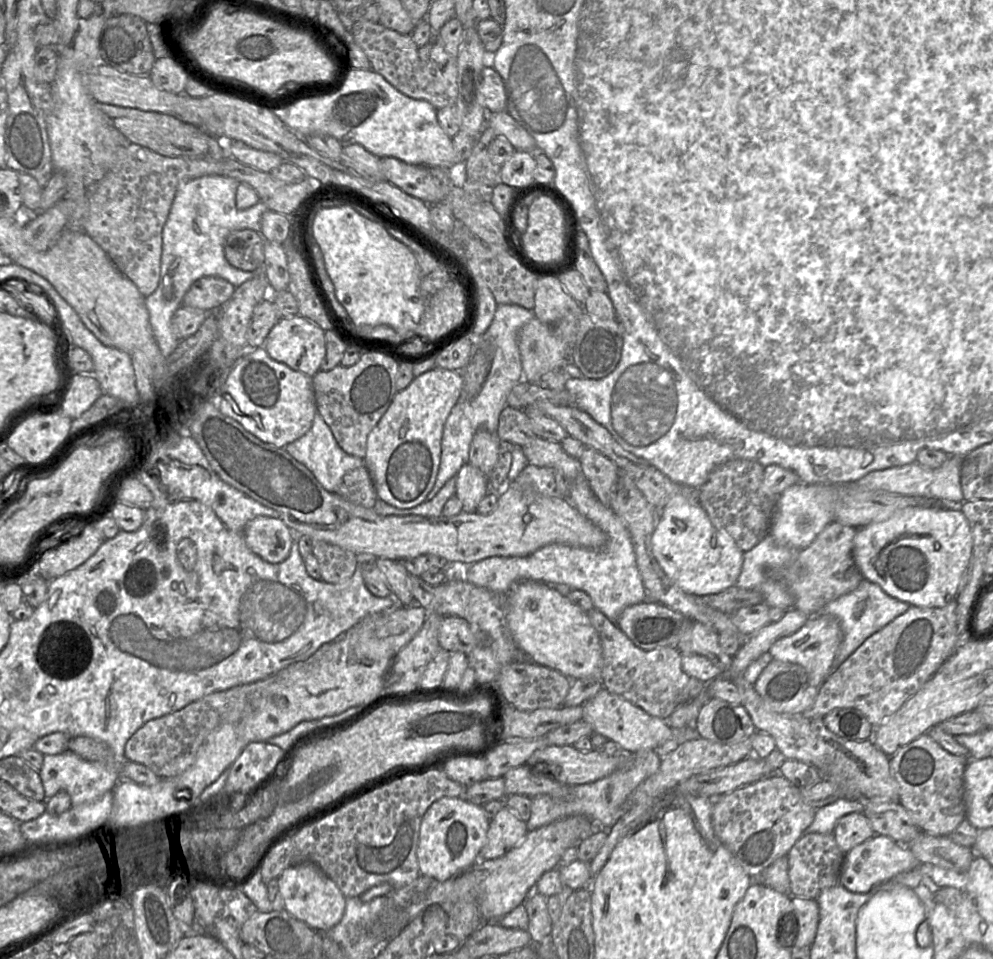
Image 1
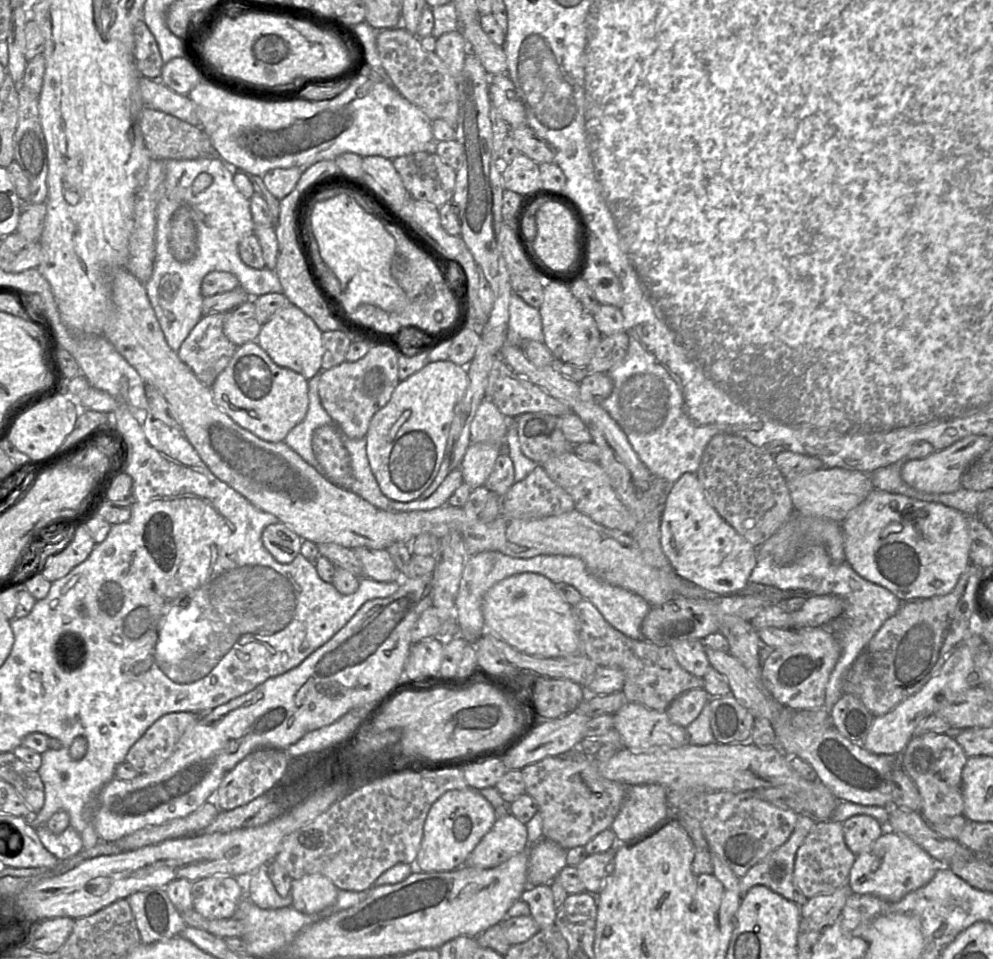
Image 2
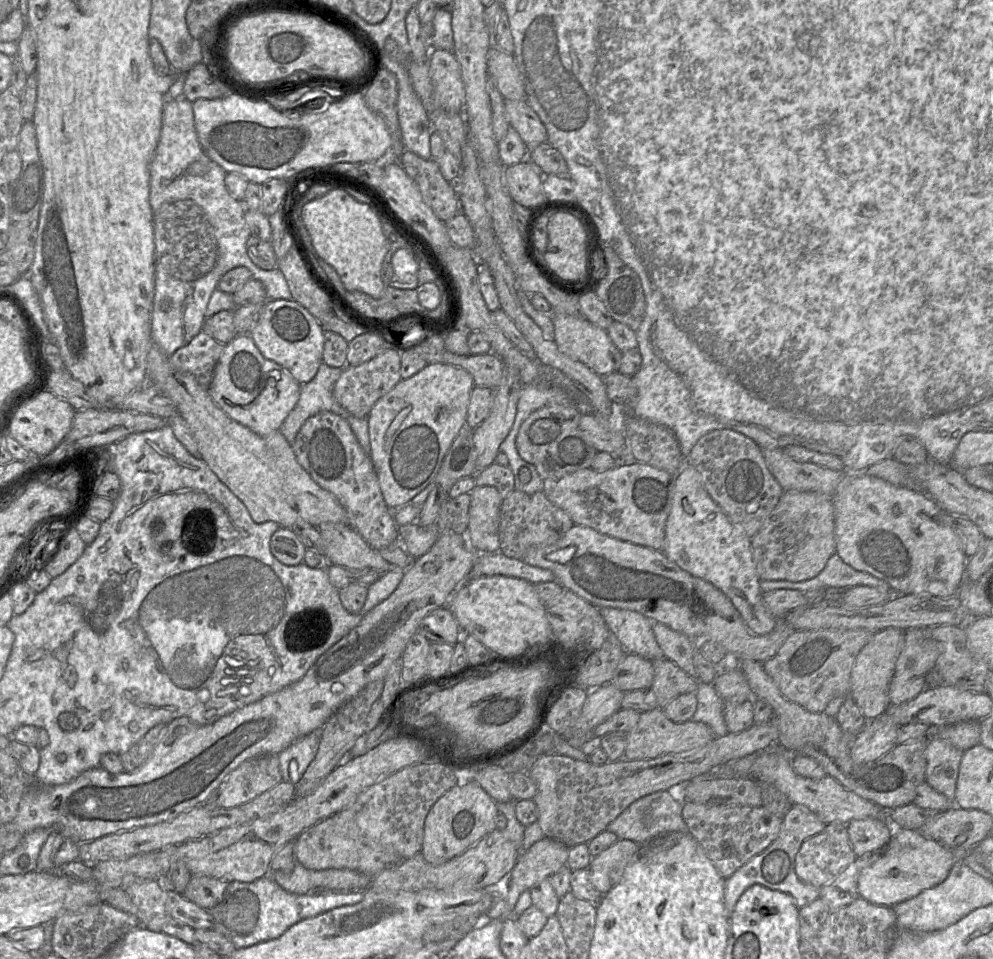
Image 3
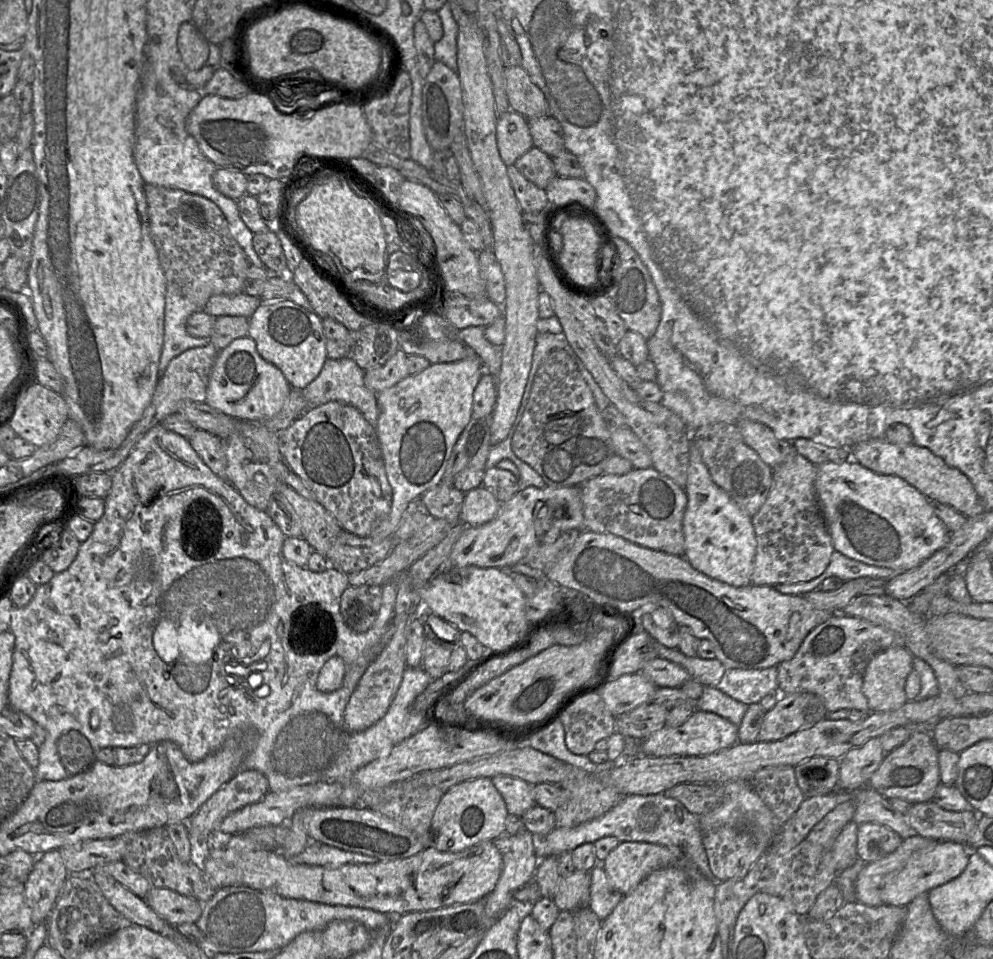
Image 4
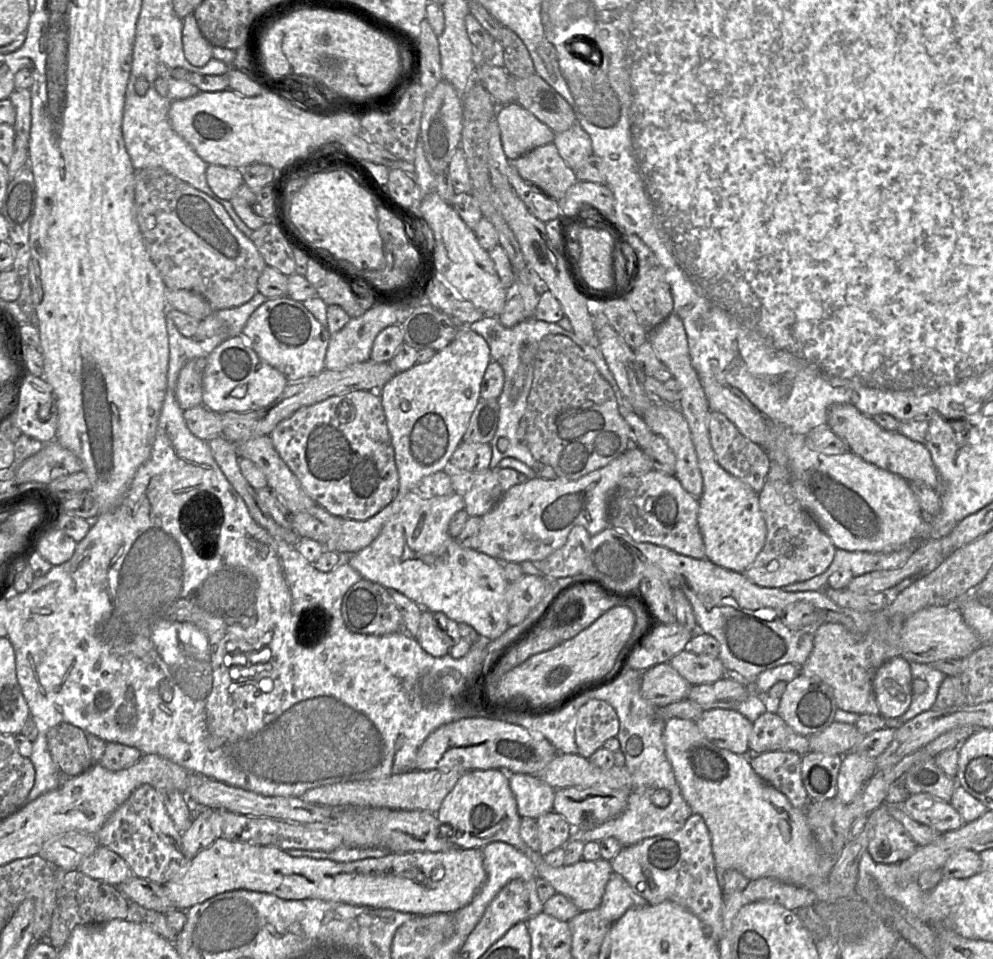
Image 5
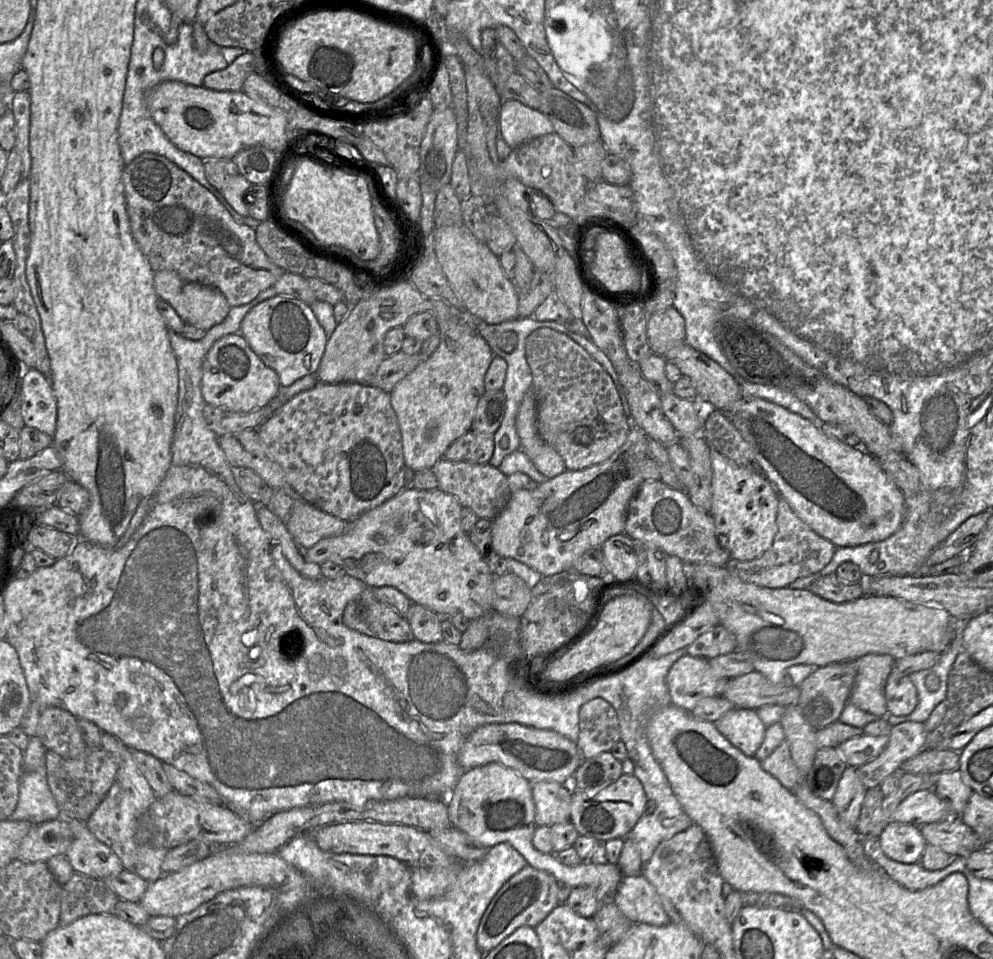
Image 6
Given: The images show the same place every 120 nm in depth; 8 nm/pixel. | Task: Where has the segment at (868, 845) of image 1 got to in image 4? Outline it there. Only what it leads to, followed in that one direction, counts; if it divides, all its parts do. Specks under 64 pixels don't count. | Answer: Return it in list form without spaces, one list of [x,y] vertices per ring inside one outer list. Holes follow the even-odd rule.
[[[938,841],[931,850],[914,853],[906,866],[884,885],[881,891],[883,904],[908,906],[918,895],[958,877],[967,867],[969,857],[970,850],[965,844],[951,841]]]

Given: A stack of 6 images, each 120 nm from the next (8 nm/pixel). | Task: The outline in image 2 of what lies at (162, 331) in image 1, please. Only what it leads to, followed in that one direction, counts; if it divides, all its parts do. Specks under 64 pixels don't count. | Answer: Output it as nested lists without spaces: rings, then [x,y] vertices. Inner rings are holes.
[[[221,159],[163,160],[166,168],[165,193],[156,210],[155,259],[151,278],[145,283],[146,293],[154,309],[159,325],[169,347],[177,352],[194,326],[203,316],[201,284],[204,277],[213,271],[229,272],[235,275],[239,286],[250,297],[268,293],[283,293],[279,278],[274,270],[254,269],[247,266],[239,255],[239,244],[254,233],[255,223],[246,199],[234,184],[234,170]],[[180,207],[190,207],[197,232],[197,253],[188,262],[177,261],[170,251],[171,220]]]

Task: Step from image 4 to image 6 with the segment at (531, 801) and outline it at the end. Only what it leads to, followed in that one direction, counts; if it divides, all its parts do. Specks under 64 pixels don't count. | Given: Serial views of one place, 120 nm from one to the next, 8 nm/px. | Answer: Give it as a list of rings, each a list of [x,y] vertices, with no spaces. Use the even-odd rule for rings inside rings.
[[[555,782],[531,783],[537,826],[552,826],[569,821],[571,793]]]

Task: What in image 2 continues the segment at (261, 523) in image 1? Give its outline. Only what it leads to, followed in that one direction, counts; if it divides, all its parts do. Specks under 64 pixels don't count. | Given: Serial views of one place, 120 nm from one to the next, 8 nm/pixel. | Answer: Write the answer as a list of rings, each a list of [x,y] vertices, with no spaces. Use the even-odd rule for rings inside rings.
[[[281,522],[267,526],[262,540],[265,548],[280,564],[291,563],[300,553],[302,539]]]

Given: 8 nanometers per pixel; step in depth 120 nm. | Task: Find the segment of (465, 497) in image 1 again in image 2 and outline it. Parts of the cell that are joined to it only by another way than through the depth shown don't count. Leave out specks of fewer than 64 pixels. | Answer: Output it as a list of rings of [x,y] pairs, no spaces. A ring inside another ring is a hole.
[[[476,443],[468,447],[459,469],[463,482],[472,490],[484,486],[500,455],[501,446],[500,443]]]

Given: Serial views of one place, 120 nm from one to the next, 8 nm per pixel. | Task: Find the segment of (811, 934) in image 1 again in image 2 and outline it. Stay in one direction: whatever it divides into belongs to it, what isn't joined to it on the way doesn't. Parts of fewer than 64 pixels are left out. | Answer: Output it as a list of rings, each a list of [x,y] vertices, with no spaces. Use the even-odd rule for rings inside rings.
[[[845,885],[831,893],[813,896],[806,904],[800,906],[801,916],[816,923],[821,933],[824,928],[835,922],[851,893],[849,886]]]

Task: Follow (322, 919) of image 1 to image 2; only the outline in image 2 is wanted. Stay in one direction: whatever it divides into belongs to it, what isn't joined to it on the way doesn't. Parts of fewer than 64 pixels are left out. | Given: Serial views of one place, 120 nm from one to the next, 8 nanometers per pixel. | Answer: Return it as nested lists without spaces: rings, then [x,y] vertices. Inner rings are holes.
[[[308,874],[291,882],[291,906],[305,914],[314,914],[335,903],[338,888],[320,874]]]

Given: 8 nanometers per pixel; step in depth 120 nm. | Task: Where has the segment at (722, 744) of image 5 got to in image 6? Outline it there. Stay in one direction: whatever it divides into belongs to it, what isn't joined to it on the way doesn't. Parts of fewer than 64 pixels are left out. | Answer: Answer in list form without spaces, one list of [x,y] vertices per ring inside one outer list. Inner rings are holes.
[[[734,708],[722,715],[714,724],[734,747],[748,757],[755,756],[766,730],[754,709]]]

